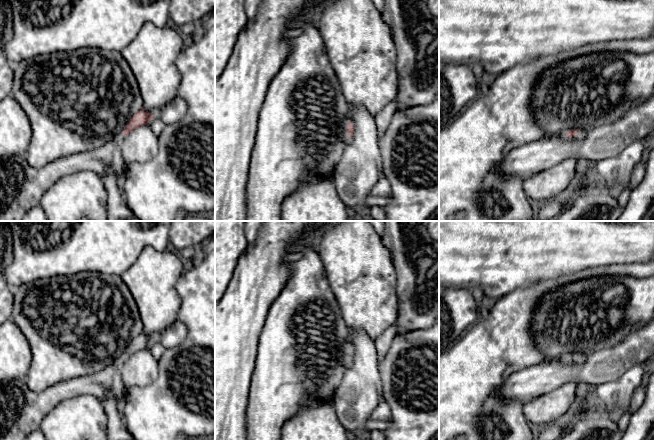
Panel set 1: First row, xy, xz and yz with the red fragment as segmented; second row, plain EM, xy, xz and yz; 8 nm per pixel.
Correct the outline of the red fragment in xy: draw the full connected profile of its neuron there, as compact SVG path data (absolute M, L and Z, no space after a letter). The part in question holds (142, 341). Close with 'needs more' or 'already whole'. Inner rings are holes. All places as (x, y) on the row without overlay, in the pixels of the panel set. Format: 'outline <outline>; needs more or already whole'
outline M144 332L136 336L126 347L123 355L100 372L76 377L57 383L42 392L34 392L25 380L10 380L0 383L0 440L24 440L30 433L40 428L43 419L62 401L80 395L92 395L101 403L106 397L115 398L122 405L127 387L121 379L121 368L125 360L134 353L149 348L154 338Z; needs more

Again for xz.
outline M349 345L345 351L345 353L343 354L343 362L345 365L348 365L354 356L354 349L351 345Z; needs more

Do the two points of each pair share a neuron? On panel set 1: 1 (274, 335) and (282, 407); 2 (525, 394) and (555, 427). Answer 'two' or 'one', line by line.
1: one
2: two

